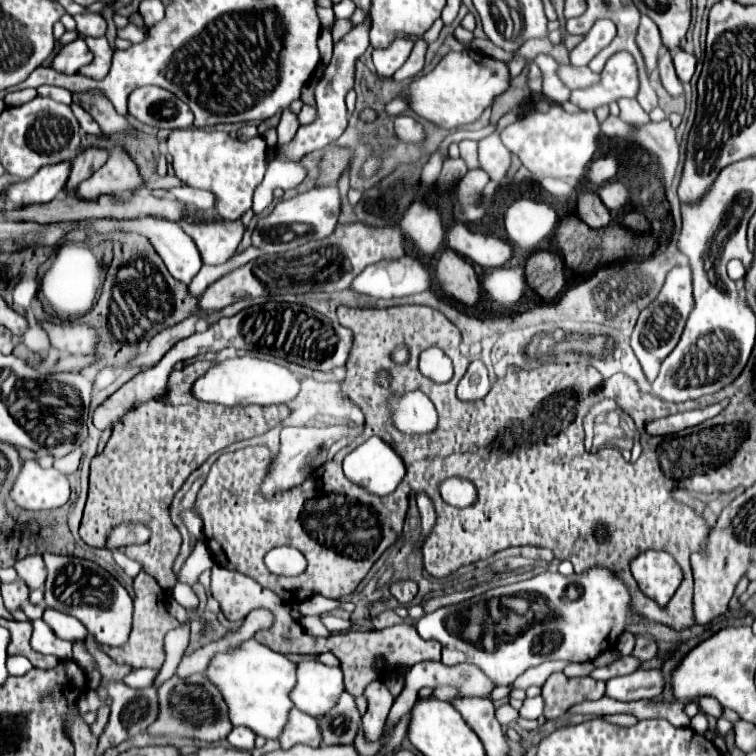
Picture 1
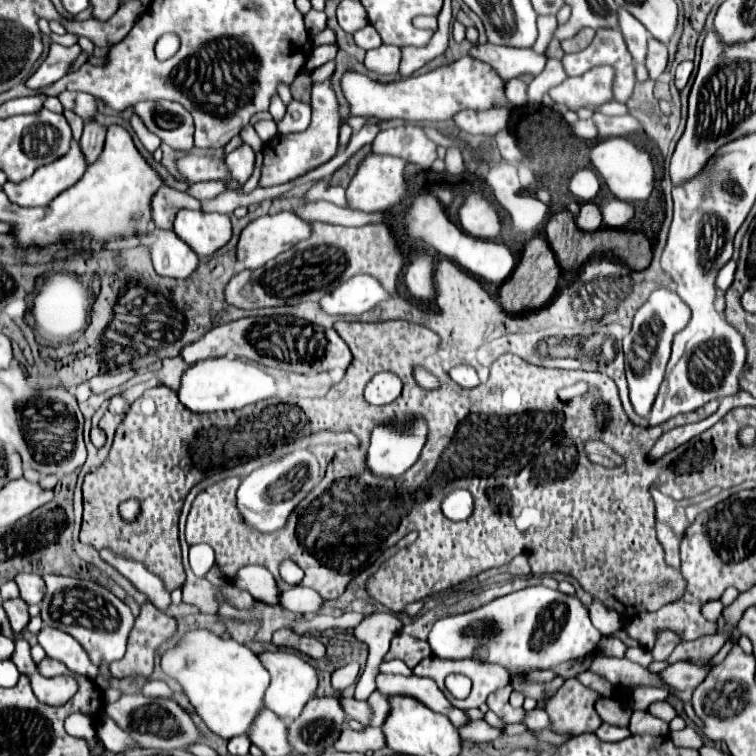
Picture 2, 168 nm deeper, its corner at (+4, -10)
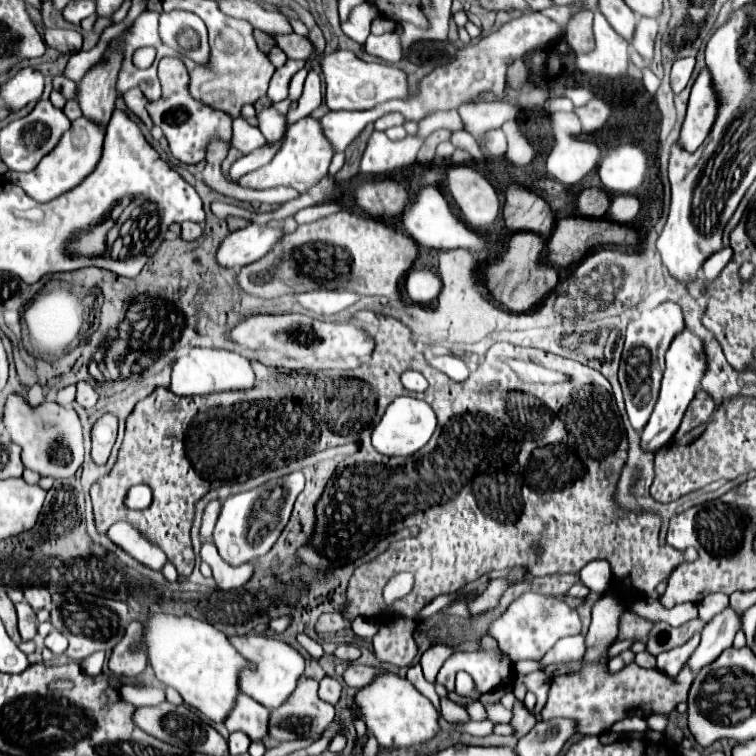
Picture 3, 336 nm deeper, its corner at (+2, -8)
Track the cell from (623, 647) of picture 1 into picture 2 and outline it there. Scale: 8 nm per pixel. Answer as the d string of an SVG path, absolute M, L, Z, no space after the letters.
M632 646L632 648L628 648L624 658L632 660L632 662L636 662L636 664L640 664L640 666L648 666L648 664L652 662L650 652L648 652L646 648L642 648L642 646Z

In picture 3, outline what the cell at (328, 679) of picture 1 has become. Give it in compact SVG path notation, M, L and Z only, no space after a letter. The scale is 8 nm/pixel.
M232 636L230 642L250 664L254 664L254 668L242 670L242 678L238 680L238 684L242 686L242 692L266 708L278 708L294 692L298 678L304 674L302 654L298 654L286 642L280 642L268 636Z

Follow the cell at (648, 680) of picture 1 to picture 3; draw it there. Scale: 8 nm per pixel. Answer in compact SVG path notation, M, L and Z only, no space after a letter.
M724 608L718 616L714 616L702 630L702 640L696 652L688 660L688 668L698 672L700 668L714 662L726 648L732 646L736 632L742 626L742 616L734 608Z

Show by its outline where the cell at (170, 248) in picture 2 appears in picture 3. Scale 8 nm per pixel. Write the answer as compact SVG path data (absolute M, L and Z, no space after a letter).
M184 222L182 224L182 238L184 240L196 240L202 234L202 226L196 222Z

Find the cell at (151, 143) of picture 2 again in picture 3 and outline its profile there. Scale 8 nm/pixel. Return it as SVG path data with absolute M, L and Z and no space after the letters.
M132 88L132 90L128 90L128 92L124 94L124 100L126 100L126 106L128 106L148 128L152 128L152 120L150 120L148 112L146 112L148 100L144 98L144 94L142 94L138 88Z

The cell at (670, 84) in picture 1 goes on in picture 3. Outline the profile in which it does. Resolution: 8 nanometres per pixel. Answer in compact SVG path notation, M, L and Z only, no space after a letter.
M640 18L634 38L632 38L632 46L636 52L640 52L640 56L644 60L652 60L654 54L654 40L656 40L656 32L658 32L658 22L654 18Z

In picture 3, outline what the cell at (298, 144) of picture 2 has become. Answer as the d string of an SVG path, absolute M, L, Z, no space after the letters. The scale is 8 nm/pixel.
M302 118L288 128L284 146L274 156L274 160L260 170L244 174L242 178L236 180L236 184L246 186L246 188L256 188L256 190L266 190L266 188L276 188L276 186L292 186L298 192L306 192L308 188L318 184L328 174L330 160L332 160L332 146L324 138L324 134L320 130L320 122L314 118Z

